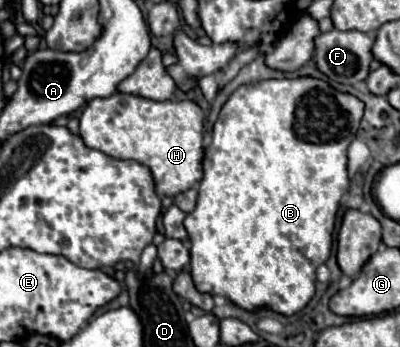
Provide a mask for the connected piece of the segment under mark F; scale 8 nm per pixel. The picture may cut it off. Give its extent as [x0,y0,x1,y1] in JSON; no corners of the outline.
[314,30,374,84]

